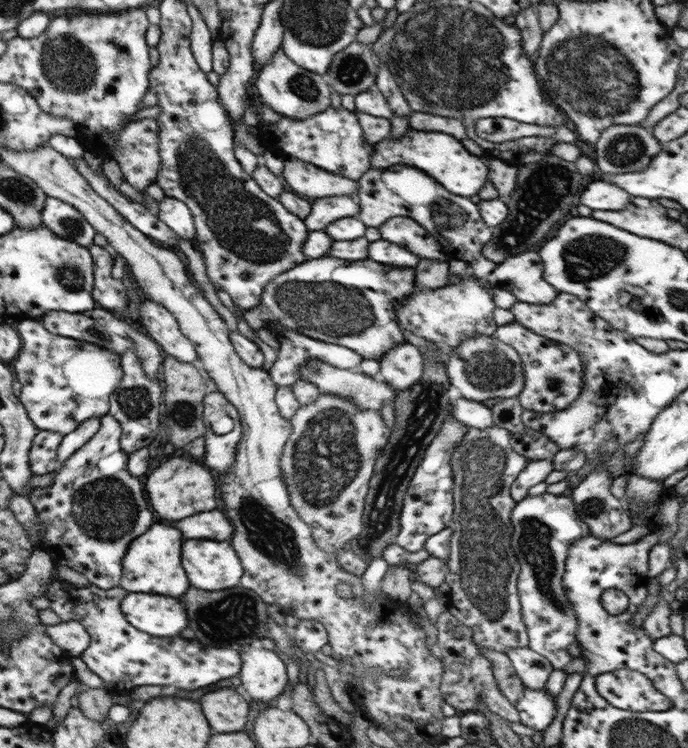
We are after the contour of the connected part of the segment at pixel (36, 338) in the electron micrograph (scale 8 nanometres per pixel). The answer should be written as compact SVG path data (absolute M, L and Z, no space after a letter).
M22 319L15 325L23 339L23 348L20 349L18 356L9 365L14 371L15 378L22 385L22 392L19 396L20 402L23 402L27 414L38 427L38 430L53 430L67 435L75 432L78 425L84 420L93 416L103 418L107 415L110 395L119 389L125 376L119 354L96 343L52 334L40 320Z

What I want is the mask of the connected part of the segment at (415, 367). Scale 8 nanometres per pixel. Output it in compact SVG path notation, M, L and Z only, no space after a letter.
M404 341L383 354L378 376L396 392L408 390L421 379L424 359L419 348Z

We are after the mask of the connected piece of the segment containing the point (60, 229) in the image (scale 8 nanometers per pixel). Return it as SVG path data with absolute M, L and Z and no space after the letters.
M47 197L43 208L43 225L51 227L62 238L71 239L80 246L90 246L94 227L76 210L75 206L62 202L60 199Z

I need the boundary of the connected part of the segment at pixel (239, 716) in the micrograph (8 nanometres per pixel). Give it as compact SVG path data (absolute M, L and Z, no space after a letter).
M236 690L210 692L202 696L200 704L214 732L240 732L248 722L248 702Z

